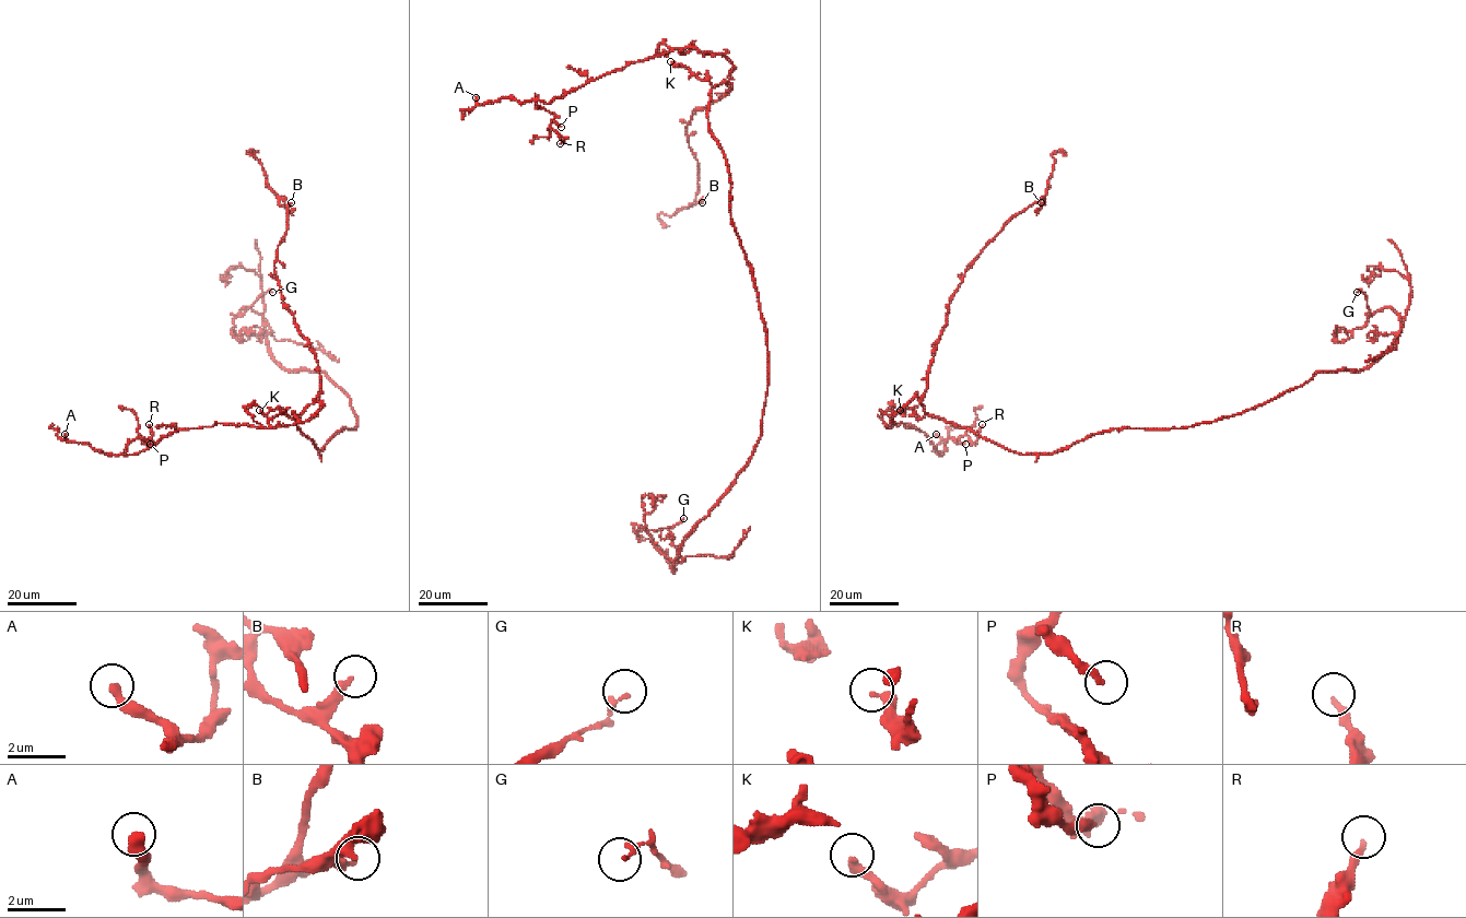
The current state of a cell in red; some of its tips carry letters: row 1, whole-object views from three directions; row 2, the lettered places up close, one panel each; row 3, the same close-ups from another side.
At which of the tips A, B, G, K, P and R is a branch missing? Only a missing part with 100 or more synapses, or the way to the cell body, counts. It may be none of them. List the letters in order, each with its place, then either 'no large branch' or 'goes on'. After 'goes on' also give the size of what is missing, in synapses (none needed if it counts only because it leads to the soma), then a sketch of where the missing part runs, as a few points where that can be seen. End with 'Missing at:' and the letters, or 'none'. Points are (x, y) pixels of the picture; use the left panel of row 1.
A: at (65, 434); no large branch
B: at (291, 202); no large branch
G: at (272, 292); no large branch
K: at (259, 410); no large branch
P: at (150, 444); no large branch
R: at (149, 424); no large branch
Missing at: none

